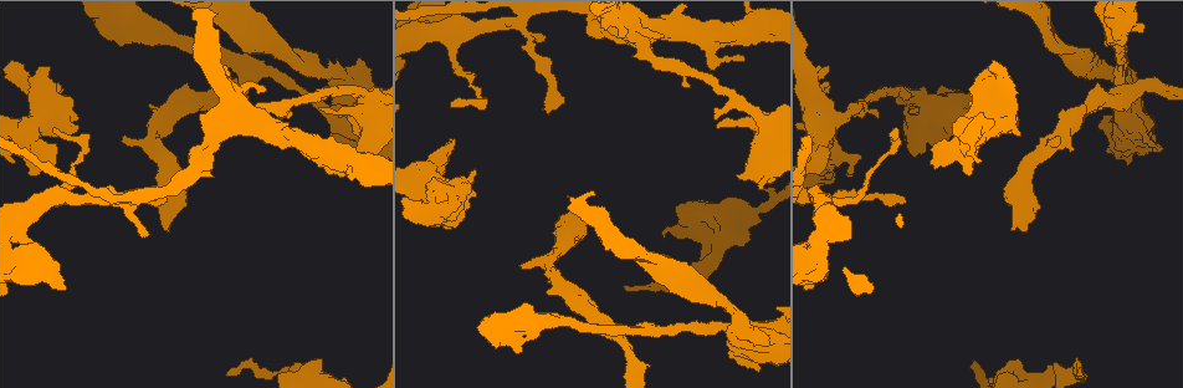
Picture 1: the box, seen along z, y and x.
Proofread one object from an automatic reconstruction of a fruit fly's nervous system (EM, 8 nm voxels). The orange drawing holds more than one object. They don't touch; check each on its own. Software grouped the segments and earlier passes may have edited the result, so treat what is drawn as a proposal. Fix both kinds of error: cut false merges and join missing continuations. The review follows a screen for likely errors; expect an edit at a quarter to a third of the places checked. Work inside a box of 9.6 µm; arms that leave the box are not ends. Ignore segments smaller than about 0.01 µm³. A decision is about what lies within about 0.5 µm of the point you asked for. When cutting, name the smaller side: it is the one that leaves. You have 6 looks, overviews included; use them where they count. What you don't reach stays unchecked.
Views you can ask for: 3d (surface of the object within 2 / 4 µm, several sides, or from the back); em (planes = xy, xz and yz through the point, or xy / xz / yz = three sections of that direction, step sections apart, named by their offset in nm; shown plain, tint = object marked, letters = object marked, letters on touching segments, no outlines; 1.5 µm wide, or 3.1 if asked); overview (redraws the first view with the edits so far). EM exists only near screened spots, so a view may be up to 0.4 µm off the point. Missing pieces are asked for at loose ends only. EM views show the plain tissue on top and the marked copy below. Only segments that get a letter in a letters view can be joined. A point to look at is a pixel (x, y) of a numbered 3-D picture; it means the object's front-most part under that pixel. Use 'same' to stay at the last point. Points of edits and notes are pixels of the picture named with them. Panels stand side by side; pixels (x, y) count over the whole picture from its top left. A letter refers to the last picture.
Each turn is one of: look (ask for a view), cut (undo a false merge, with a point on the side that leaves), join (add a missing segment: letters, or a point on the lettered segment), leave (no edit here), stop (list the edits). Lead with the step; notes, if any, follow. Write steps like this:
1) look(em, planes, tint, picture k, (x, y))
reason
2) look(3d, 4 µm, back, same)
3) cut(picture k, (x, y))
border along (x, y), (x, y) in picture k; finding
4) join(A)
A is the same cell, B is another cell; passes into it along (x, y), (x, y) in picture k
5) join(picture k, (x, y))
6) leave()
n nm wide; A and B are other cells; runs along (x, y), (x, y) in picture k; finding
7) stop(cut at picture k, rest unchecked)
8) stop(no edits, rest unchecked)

look(3d, 2 µm, picture 1, (321, 72))
abrupt turn

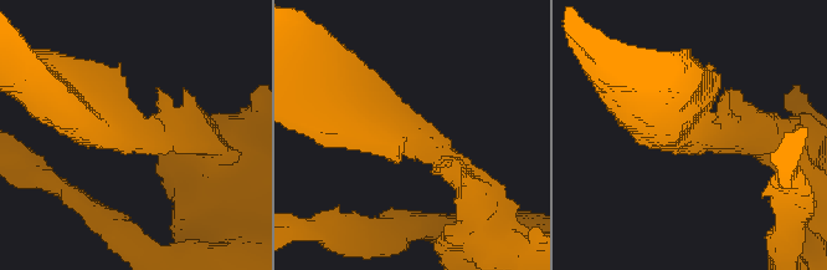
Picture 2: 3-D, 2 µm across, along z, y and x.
look(em, xz, step 8, tint, picture 2, (133, 131))
shape alone is not enough

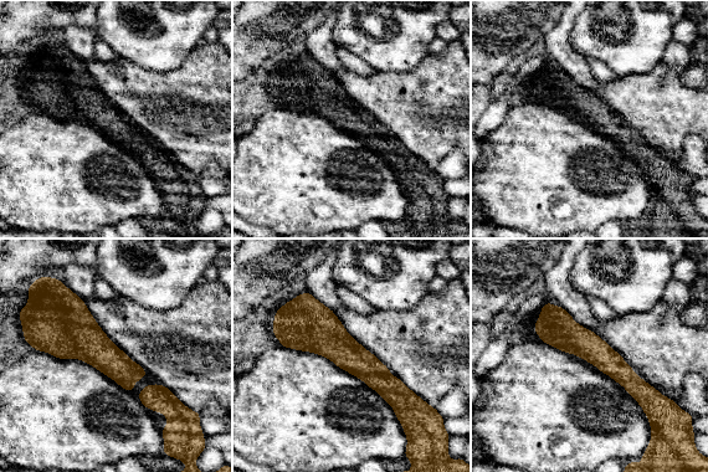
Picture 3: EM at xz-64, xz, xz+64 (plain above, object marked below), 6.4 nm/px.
look(em, xz, step 8, letters, same)
what lies round it

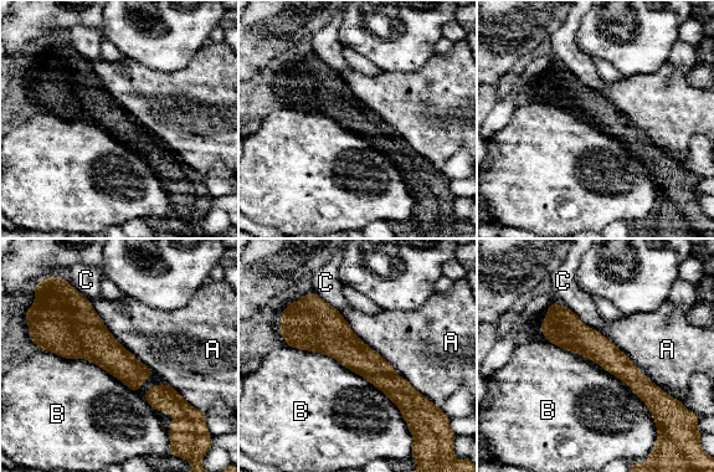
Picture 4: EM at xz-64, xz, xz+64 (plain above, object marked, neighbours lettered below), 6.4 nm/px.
leave()
A, B and C are other cells; border along (90, 301), (106, 328), (154, 373) in picture 4; continuous, no second neuron

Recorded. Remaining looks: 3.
look(em, planes, letters, picture 1, (901, 196))
branch stops here

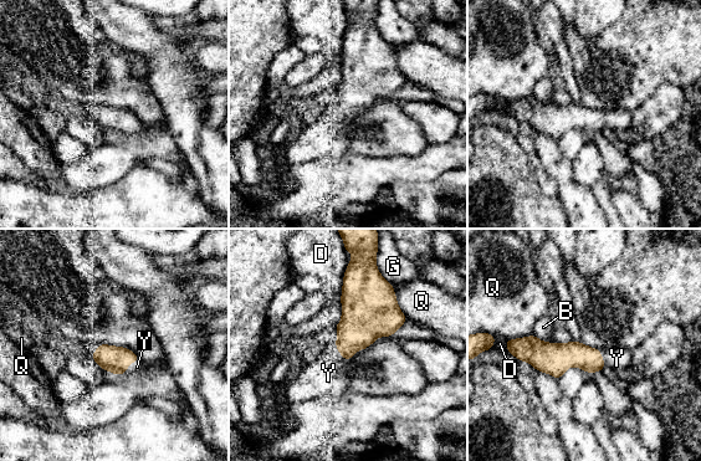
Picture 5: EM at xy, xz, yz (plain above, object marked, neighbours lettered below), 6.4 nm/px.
join(Y)
160 nm wide; Y is the same cell, B, D, G and Q are other cells; it goes on there

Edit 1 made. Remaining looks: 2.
look(em, planes, letters, picture 1, (971, 88))

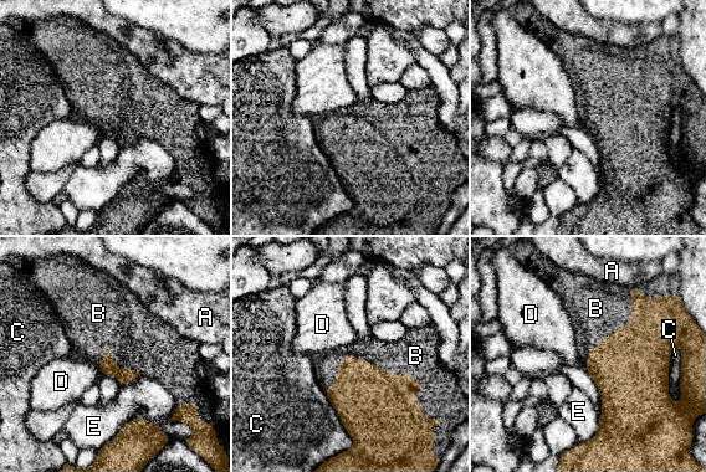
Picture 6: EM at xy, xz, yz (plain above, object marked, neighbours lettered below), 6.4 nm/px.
join(B)
B is the same cell, A, C, D and E are other cells; passes into it along (367, 398), (363, 359), (402, 357) in picture 6; it goes on there

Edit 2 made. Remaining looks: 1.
stop(join at picture 5, join at picture 6, rest unchecked)

